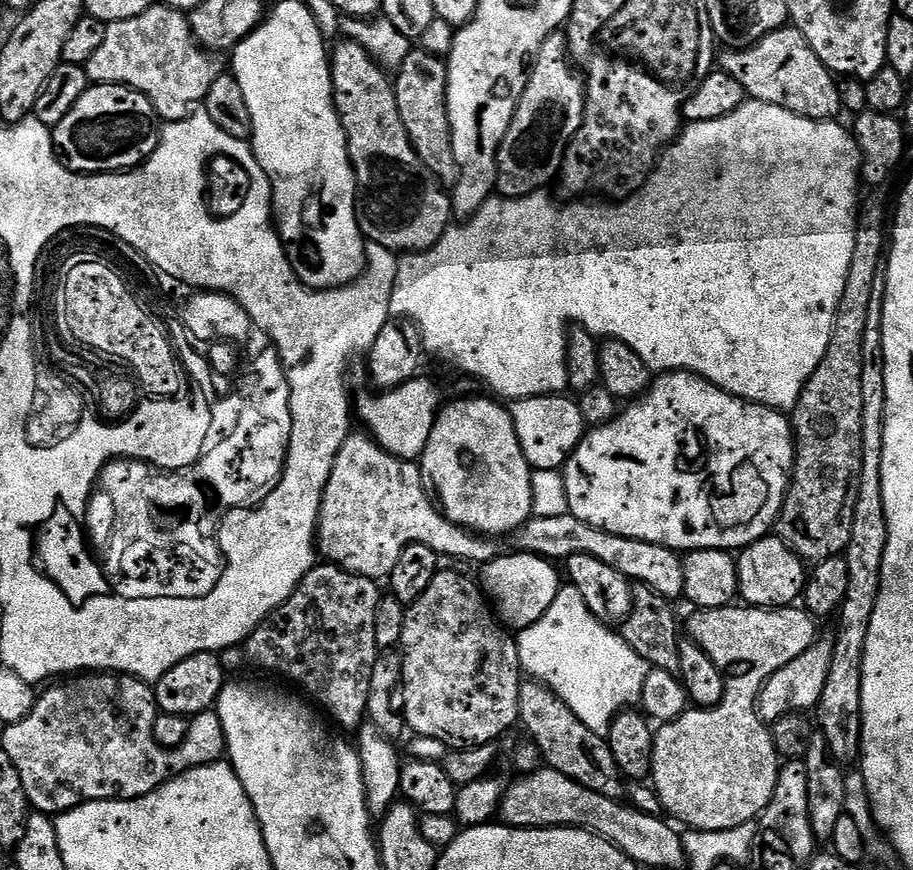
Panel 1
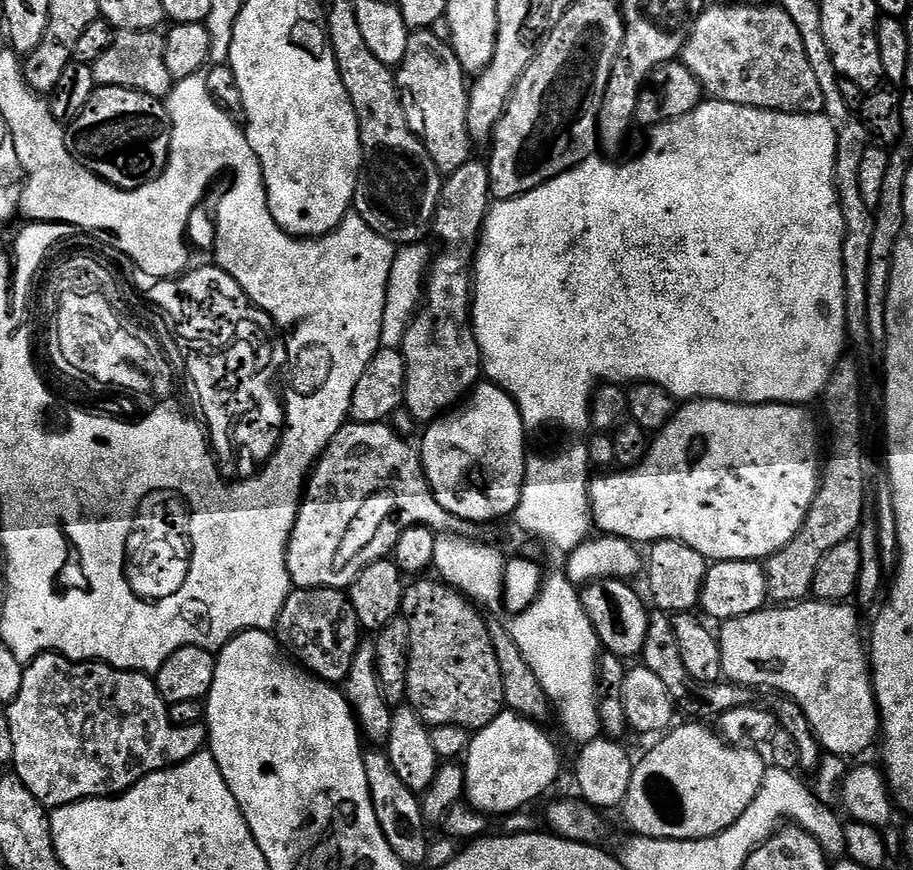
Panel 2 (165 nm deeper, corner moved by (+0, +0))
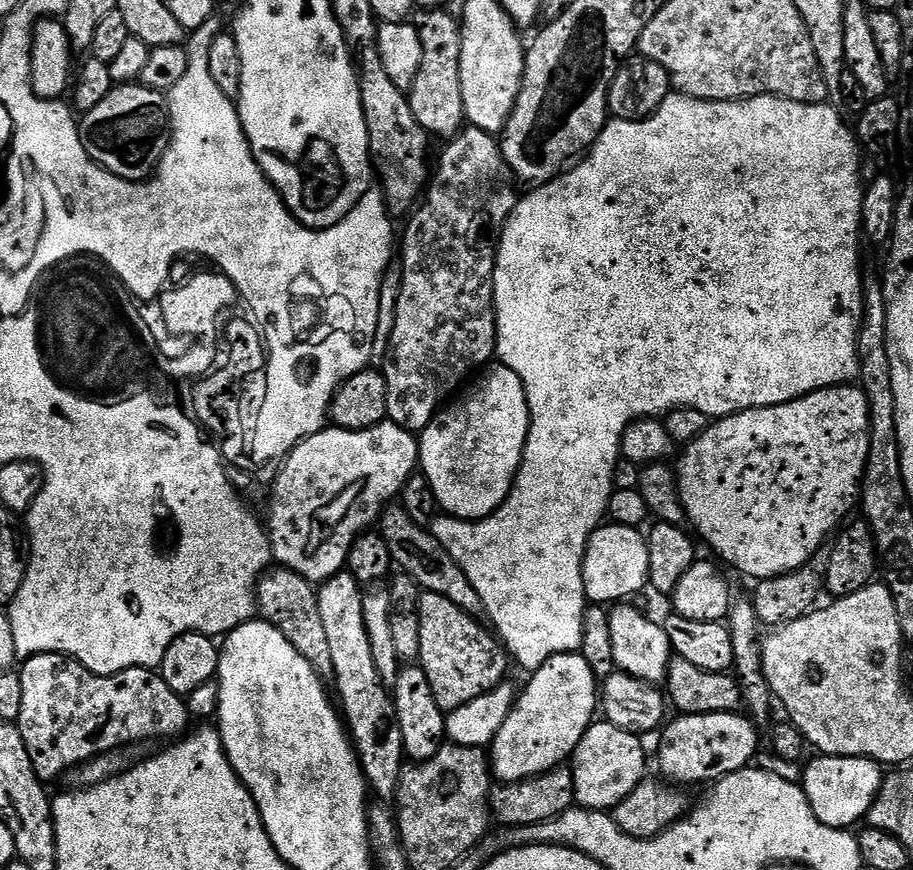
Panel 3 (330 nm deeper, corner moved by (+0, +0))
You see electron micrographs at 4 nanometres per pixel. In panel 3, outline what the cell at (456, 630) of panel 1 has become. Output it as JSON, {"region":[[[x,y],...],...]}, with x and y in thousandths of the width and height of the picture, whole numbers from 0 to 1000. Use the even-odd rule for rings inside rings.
{"region":[[[461,679],[458,691],[460,700],[460,744],[459,767],[464,769],[471,784],[471,793],[475,793],[475,803],[480,811],[487,816],[505,814],[510,807],[519,807],[528,798],[544,791],[553,780],[554,774],[548,769],[548,759],[554,753],[549,737],[533,721],[529,722],[522,709],[508,703],[493,687],[484,687],[484,683]]]}

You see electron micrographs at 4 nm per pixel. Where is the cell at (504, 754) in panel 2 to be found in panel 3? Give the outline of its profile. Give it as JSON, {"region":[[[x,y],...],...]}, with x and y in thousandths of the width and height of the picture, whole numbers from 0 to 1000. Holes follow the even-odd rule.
{"region":[[[635,751],[608,753],[591,768],[586,769],[582,777],[583,782],[566,801],[560,820],[537,856],[537,882],[540,893],[552,901],[583,895],[617,879],[631,863],[633,853],[641,846],[642,839],[652,826],[652,816],[653,820],[655,816],[655,779]]]}

